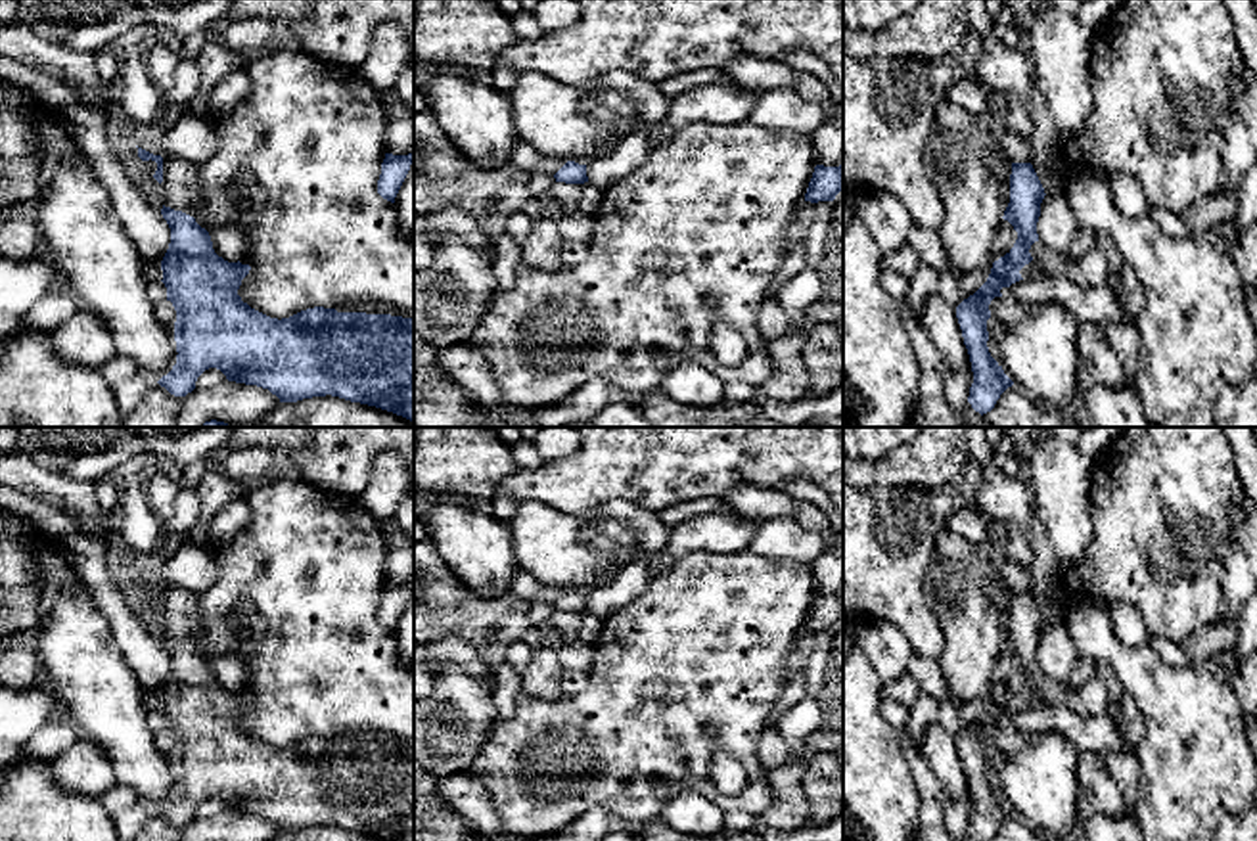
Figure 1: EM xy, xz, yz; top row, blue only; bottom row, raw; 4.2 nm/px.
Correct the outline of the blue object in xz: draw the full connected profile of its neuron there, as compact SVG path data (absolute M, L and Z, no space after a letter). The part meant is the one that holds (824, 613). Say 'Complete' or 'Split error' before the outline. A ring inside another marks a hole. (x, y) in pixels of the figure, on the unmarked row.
Complete. M816 594L805 623L805 630L811 632L834 630L835 625L841 621L843 613L841 598L843 594L839 596Z

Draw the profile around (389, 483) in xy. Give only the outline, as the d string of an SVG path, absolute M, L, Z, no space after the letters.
M379 452L360 504L379 521L395 515L400 502L410 494L408 464L399 452Z

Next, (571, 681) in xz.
M561 671L561 692L567 695L575 695L583 692L588 684L588 672L583 671Z

